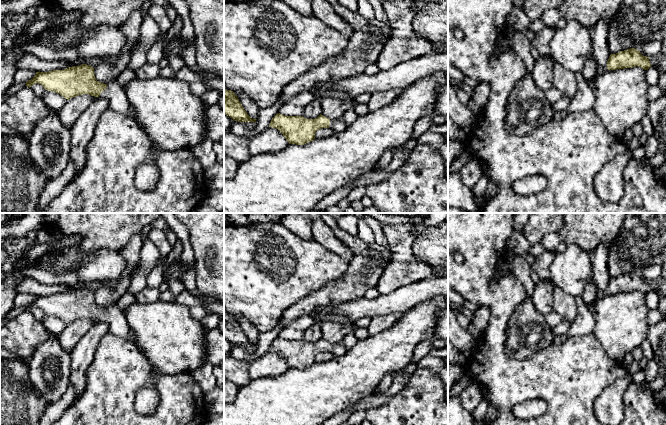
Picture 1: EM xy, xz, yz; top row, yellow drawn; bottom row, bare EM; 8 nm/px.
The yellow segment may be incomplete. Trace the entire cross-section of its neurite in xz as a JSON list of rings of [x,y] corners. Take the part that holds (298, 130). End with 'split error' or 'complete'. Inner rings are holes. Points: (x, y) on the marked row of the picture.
[[[277,113],[269,127],[278,129],[289,144],[304,145],[315,139],[315,133],[322,128],[330,128],[335,132],[344,131],[348,125],[343,118],[330,120],[320,114],[315,119],[303,116],[286,116]]] | split error

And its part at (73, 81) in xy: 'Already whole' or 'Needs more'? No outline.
Needs more

